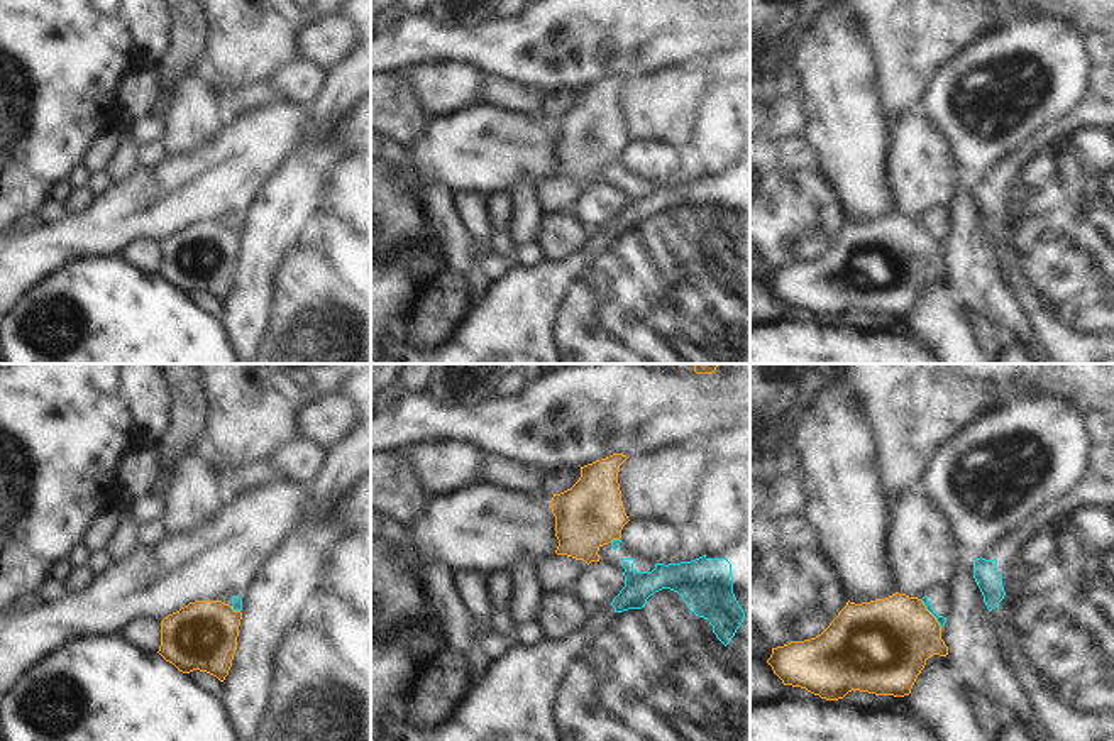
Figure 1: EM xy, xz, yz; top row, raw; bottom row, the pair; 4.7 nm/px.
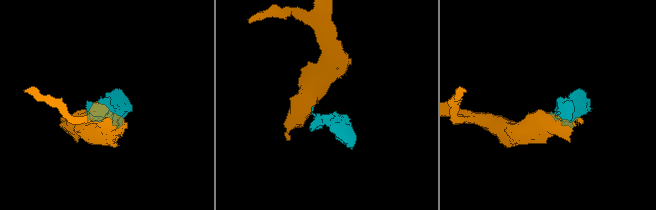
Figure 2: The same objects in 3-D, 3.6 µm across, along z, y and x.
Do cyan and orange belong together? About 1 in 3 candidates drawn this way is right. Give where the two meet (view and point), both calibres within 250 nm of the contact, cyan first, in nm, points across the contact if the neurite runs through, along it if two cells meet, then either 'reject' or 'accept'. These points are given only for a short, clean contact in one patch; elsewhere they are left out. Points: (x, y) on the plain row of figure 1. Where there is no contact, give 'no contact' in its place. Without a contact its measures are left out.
meets cyan in yz at (930, 232); 40 nm thick on the cyan side, 400 nm on the other; border along yz (920, 220), (942, 247); reject

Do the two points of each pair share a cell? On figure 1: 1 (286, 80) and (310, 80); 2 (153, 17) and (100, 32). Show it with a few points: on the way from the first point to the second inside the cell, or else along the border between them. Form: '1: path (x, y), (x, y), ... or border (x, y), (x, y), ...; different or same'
1: path (292, 80), (305, 80); same
2: border (119, 17), (134, 44); different

